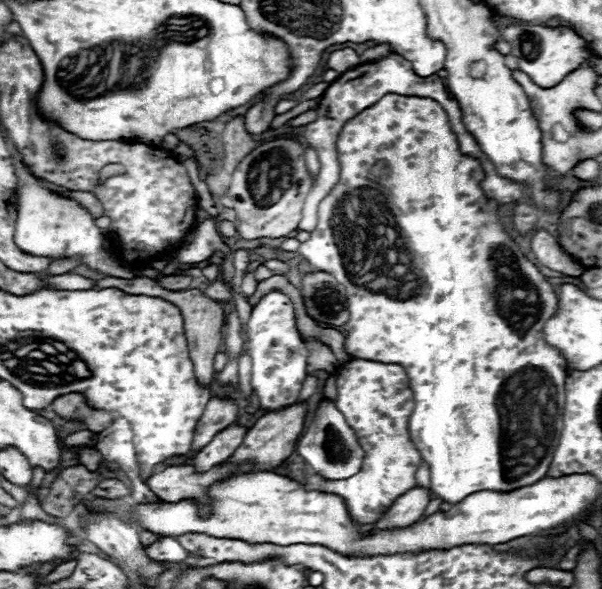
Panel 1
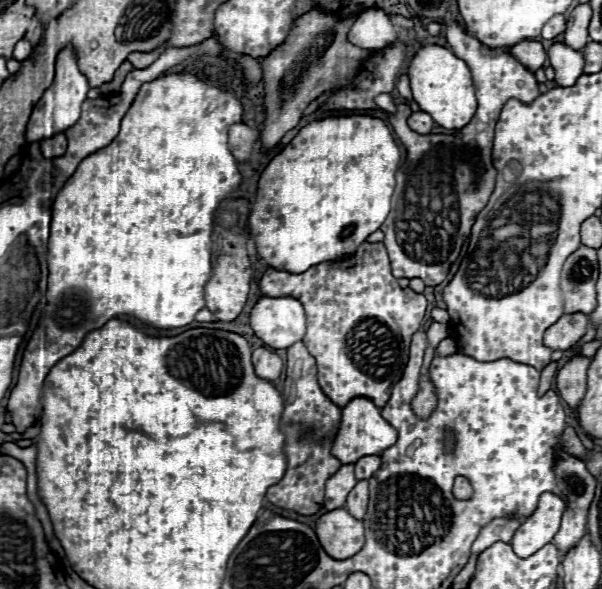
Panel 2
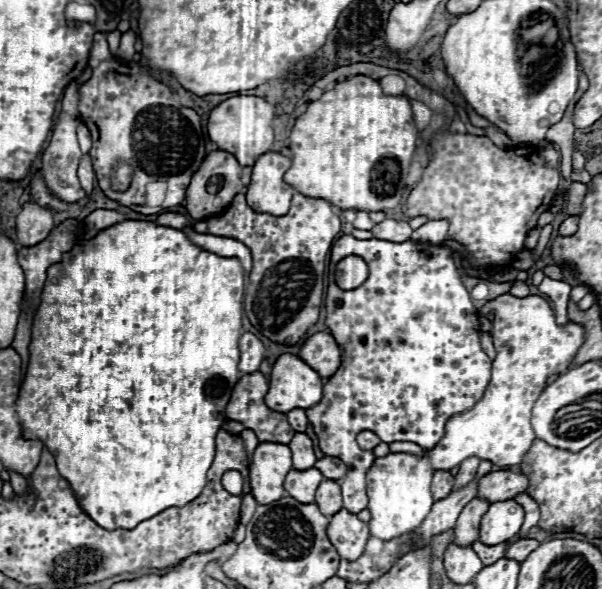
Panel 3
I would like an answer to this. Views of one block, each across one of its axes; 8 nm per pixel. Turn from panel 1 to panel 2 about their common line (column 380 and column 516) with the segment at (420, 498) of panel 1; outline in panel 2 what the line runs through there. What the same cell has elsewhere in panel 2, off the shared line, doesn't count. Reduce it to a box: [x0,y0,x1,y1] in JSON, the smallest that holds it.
[472,518,522,554]

